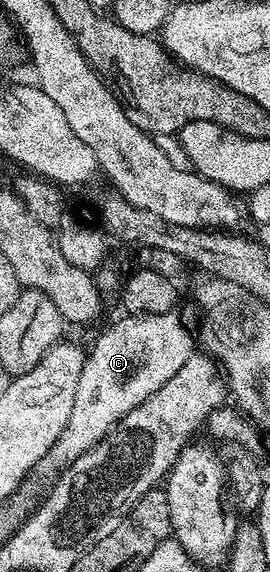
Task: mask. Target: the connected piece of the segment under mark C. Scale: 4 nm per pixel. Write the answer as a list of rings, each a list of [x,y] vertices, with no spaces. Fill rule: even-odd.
[[[174,311],[151,315],[123,314],[116,324],[109,325],[96,338],[95,345],[92,346],[91,352],[89,348],[83,361],[81,379],[77,382],[77,395],[73,398],[73,414],[69,414],[65,430],[61,430],[57,442],[49,453],[49,460],[56,464],[56,469],[66,468],[81,454],[88,452],[98,440],[107,435],[107,431],[121,417],[129,414],[129,410],[141,406],[141,402],[145,402],[149,394],[157,394],[157,390],[161,390],[161,386],[165,386],[165,382],[169,382],[169,378],[173,378],[173,374],[177,374],[177,370],[181,370],[181,366],[185,366],[185,362],[192,359],[193,352],[190,350],[191,340],[193,344],[192,333],[191,336],[187,333],[175,315]]]

